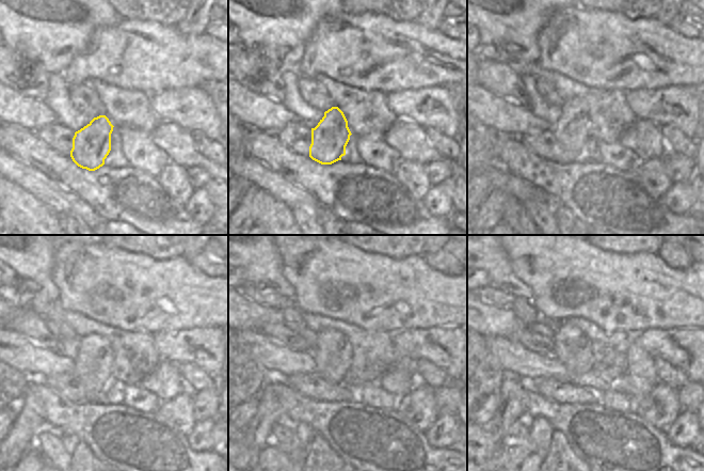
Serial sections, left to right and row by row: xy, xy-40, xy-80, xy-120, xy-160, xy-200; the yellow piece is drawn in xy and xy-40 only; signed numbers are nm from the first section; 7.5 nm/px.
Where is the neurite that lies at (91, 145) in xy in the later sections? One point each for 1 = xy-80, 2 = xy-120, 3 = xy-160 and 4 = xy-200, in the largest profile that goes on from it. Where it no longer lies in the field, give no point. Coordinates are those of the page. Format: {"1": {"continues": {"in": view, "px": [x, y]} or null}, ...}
{"1": {"continues": {"in": "xy-80", "px": [571, 130]}}, "2": {"continues": {"in": "xy-120", "px": [94, 362]}}, "3": {"continues": {"in": "xy-160", "px": [333, 354]}}, "4": {"continues": {"in": "xy-200", "px": [572, 347]}}}

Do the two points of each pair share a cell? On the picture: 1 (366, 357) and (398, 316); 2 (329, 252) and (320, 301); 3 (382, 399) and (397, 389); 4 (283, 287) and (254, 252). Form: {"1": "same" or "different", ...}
{"1": "different", "2": "same", "3": "different", "4": "same"}

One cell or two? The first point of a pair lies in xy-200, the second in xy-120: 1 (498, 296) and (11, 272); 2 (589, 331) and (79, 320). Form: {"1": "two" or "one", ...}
{"1": "two", "2": "one"}

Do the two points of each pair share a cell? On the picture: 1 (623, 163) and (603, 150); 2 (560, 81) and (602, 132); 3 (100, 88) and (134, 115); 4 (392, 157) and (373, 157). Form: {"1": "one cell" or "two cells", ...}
{"1": "one cell", "2": "one cell", "3": "one cell", "4": "one cell"}

